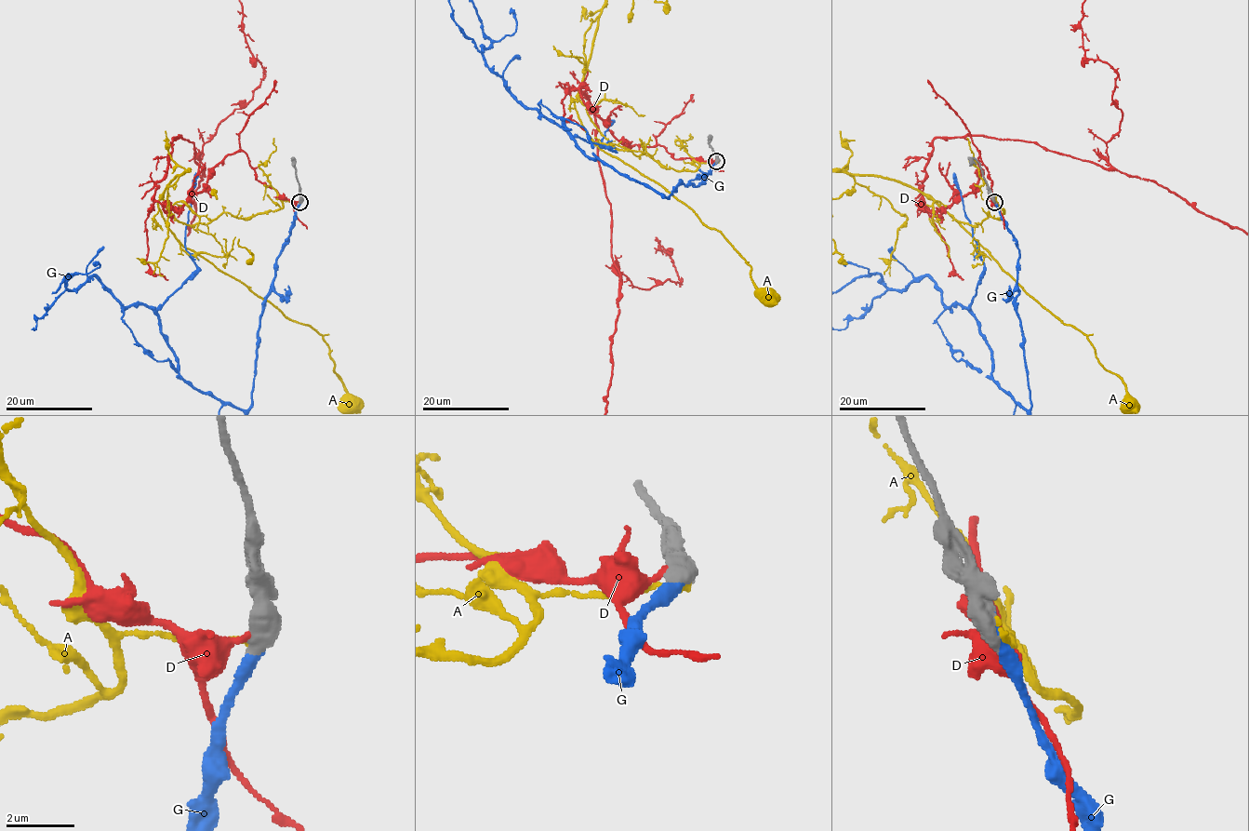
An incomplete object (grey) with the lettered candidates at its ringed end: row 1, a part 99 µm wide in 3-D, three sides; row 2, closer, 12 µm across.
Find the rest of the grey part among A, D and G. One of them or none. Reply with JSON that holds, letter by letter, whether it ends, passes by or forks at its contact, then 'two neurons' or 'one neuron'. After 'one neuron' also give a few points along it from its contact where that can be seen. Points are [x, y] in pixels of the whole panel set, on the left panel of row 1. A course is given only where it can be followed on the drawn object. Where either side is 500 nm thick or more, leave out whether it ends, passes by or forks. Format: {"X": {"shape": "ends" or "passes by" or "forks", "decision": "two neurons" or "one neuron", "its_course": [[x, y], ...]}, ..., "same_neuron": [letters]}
{"A": {"decision": "two neurons"}, "D": {"decision": "two neurons"}, "G": {"decision": "one neuron"}, "same_neuron": ["G"]}

